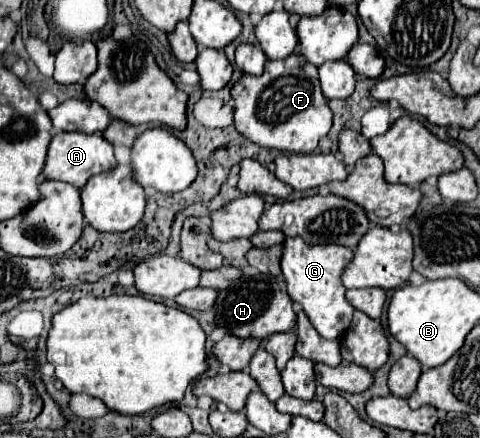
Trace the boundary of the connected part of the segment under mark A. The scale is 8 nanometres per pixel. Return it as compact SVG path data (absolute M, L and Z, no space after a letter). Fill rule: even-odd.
M59 132L51 138L47 162L43 166L43 176L47 180L61 180L67 184L73 184L75 188L83 190L87 180L93 174L109 172L117 166L117 160L113 156L113 146L101 136L101 134L81 134L81 132Z

